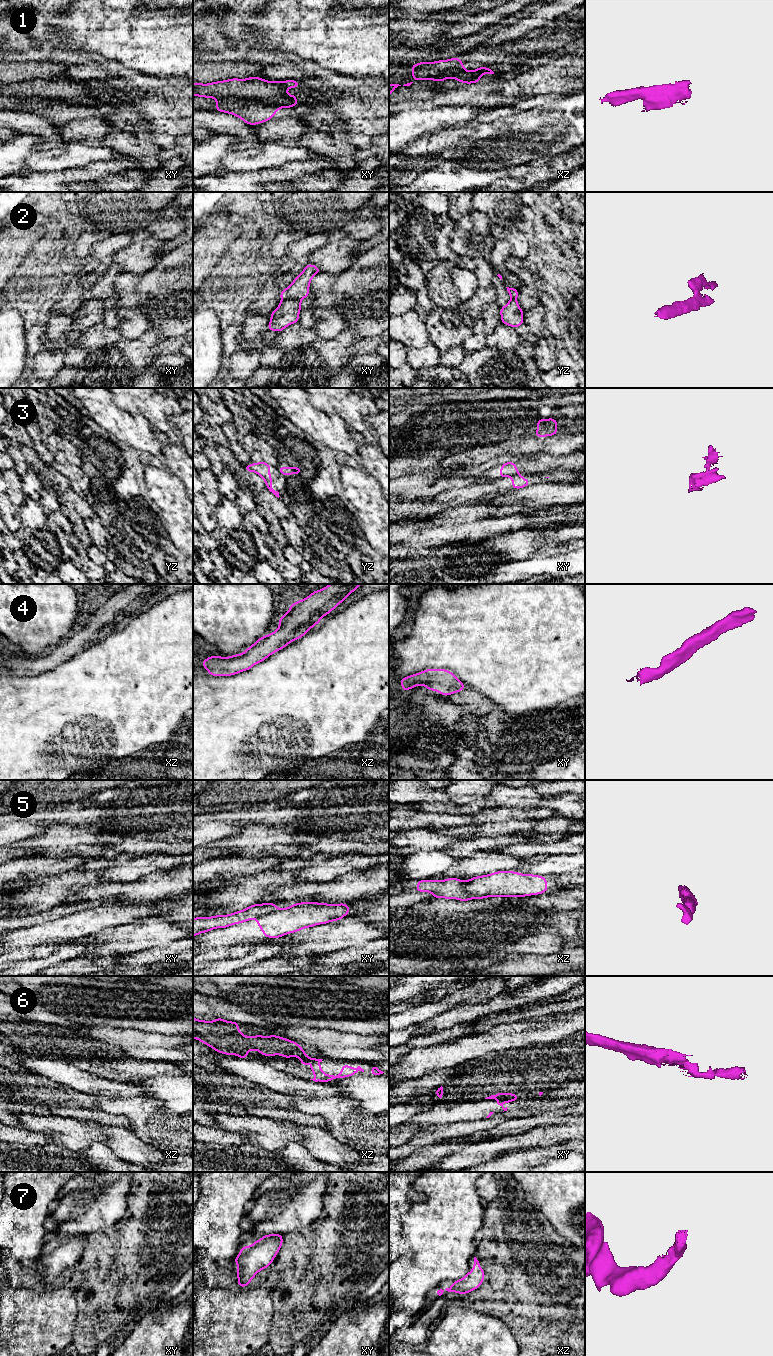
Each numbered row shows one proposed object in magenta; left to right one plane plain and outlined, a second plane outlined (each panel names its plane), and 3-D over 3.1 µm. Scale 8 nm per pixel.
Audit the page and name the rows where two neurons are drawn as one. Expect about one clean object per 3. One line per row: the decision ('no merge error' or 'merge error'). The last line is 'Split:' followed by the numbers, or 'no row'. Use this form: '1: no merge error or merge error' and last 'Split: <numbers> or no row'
1: merge error
2: merge error
3: merge error
4: no merge error
5: merge error
6: merge error
7: no merge error
Split: 1, 2, 3, 5, 6

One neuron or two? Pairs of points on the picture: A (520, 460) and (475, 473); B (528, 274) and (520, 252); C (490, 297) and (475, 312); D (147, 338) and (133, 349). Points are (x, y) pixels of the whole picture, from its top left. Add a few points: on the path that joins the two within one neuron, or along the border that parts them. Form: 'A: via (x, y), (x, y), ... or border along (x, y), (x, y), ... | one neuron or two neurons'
A: via (509, 463), (486, 467) | one neuron
B: border along (512, 254), (524, 258) | two neurons
C: via (486, 298), (476, 308) | one neuron
D: via (144, 341), (136, 349) | one neuron

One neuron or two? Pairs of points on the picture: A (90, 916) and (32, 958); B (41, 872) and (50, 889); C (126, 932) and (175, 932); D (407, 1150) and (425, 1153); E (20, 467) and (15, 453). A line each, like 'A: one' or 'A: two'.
A: two
B: two
C: one
D: two
E: one

